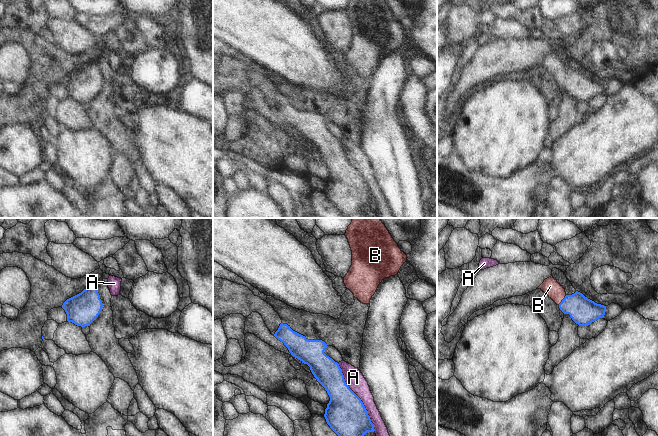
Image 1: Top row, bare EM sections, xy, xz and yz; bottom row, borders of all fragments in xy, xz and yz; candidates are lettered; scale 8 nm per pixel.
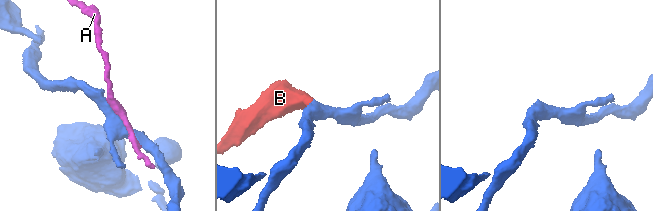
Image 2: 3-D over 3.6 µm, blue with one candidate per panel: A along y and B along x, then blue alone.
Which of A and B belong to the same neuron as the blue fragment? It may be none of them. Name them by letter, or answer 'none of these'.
B

